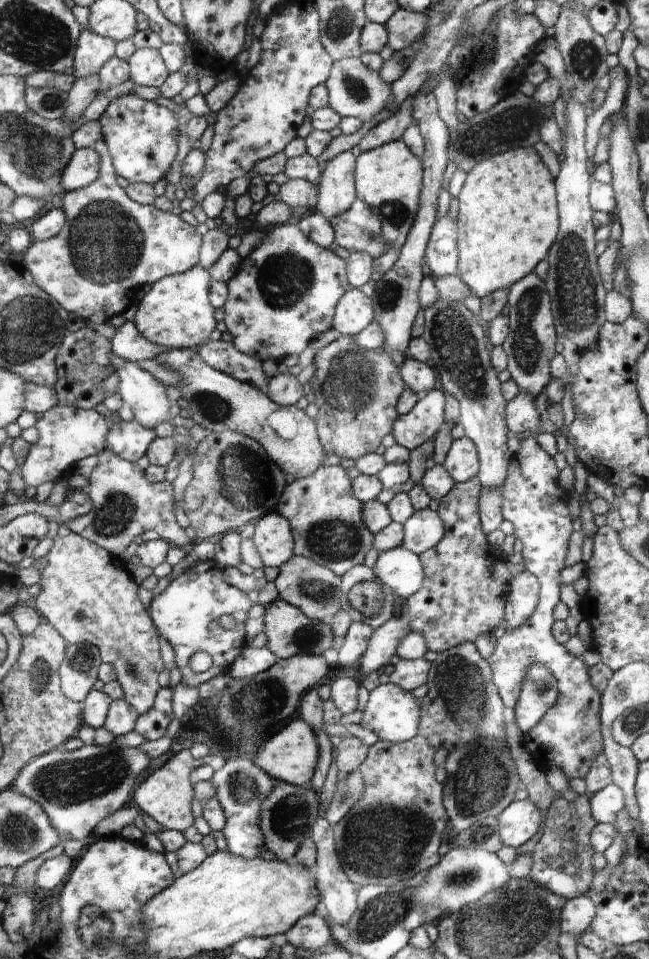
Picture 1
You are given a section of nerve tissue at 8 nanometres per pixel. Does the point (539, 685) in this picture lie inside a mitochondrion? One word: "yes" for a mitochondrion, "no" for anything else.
yes

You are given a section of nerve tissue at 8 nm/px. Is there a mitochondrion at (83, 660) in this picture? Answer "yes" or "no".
yes

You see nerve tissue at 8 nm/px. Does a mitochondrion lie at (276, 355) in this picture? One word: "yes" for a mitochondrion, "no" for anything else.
no

